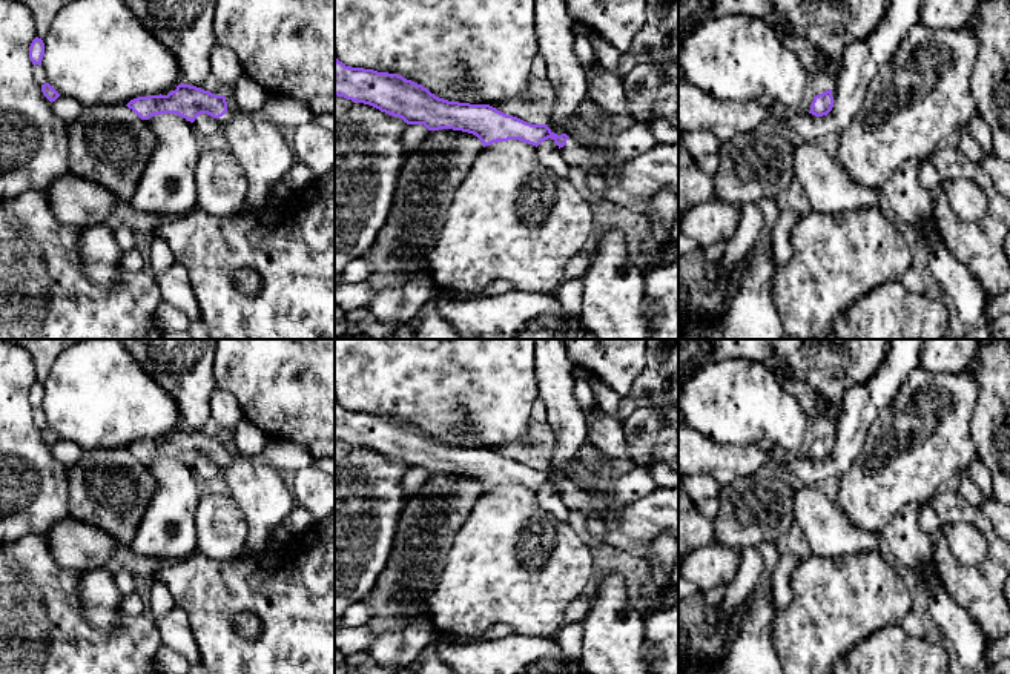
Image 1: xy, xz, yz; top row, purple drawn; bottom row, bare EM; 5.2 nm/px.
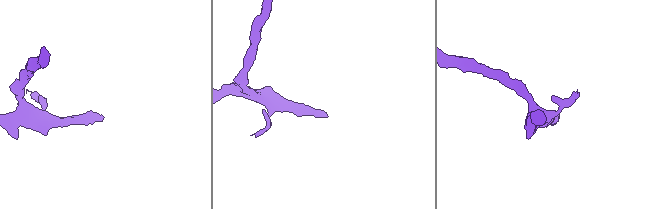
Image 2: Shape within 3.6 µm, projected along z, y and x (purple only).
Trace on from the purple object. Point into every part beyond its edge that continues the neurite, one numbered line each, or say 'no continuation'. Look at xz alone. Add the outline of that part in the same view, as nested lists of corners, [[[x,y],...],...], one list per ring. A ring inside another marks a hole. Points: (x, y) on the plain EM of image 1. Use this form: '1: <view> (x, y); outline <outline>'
1: xz (587, 496); outline [[[592,477],[591,481],[568,482],[559,493],[565,507],[571,511],[580,511],[586,519],[600,517],[614,525],[617,510],[606,499],[606,477]]]

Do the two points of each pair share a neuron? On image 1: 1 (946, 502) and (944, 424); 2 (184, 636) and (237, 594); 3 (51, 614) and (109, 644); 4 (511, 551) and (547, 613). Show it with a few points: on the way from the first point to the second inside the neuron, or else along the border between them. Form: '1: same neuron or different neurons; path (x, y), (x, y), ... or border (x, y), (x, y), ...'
1: different neurons; border (940, 490), (929, 502)
2: different neurons; border (175, 605), (186, 614), (201, 657)
3: same neuron; path (65, 628), (80, 644), (95, 644)
4: same neuron; path (518, 567), (525, 576), (531, 598)

